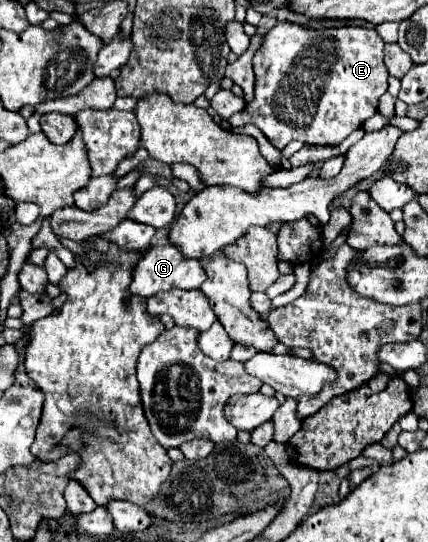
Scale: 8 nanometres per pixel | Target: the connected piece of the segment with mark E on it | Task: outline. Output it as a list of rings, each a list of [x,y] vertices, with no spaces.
[[[281,21],[265,35],[263,45],[253,57],[253,69],[255,69],[253,103],[247,105],[243,113],[231,115],[229,123],[233,127],[241,127],[247,123],[257,125],[277,149],[283,149],[293,139],[305,145],[337,145],[377,113],[377,101],[387,91],[387,77],[389,77],[387,67],[383,63],[383,49],[385,43],[375,29],[365,27],[307,29],[291,21]]]

